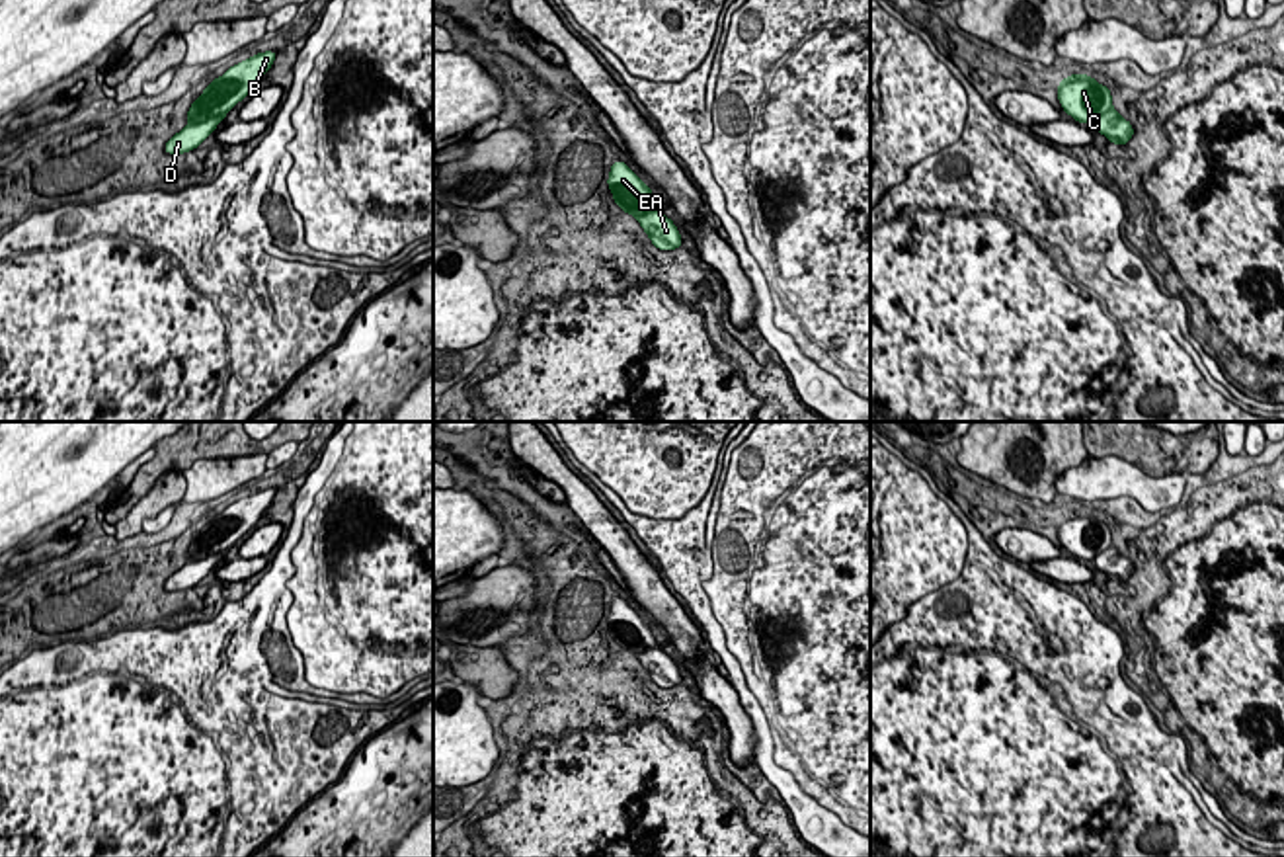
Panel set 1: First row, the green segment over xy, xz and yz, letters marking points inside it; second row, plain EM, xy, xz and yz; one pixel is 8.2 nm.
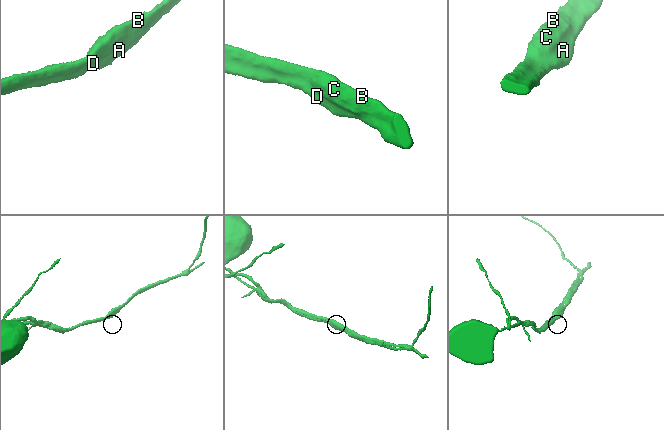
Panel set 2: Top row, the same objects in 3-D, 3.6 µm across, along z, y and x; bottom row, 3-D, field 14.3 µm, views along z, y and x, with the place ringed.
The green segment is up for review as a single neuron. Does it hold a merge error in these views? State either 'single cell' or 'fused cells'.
fused cells

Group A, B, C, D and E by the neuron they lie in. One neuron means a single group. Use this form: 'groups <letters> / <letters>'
groups A D / B C E

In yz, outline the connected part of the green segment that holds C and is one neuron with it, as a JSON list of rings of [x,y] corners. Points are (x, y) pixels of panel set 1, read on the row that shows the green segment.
[[[1069,74],[1058,84],[1058,100],[1077,123],[1095,123],[1112,107],[1108,86],[1101,86],[1089,74]]]

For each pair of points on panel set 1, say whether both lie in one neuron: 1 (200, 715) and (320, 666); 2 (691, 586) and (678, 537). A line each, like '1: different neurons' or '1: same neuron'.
1: different neurons
2: same neuron

